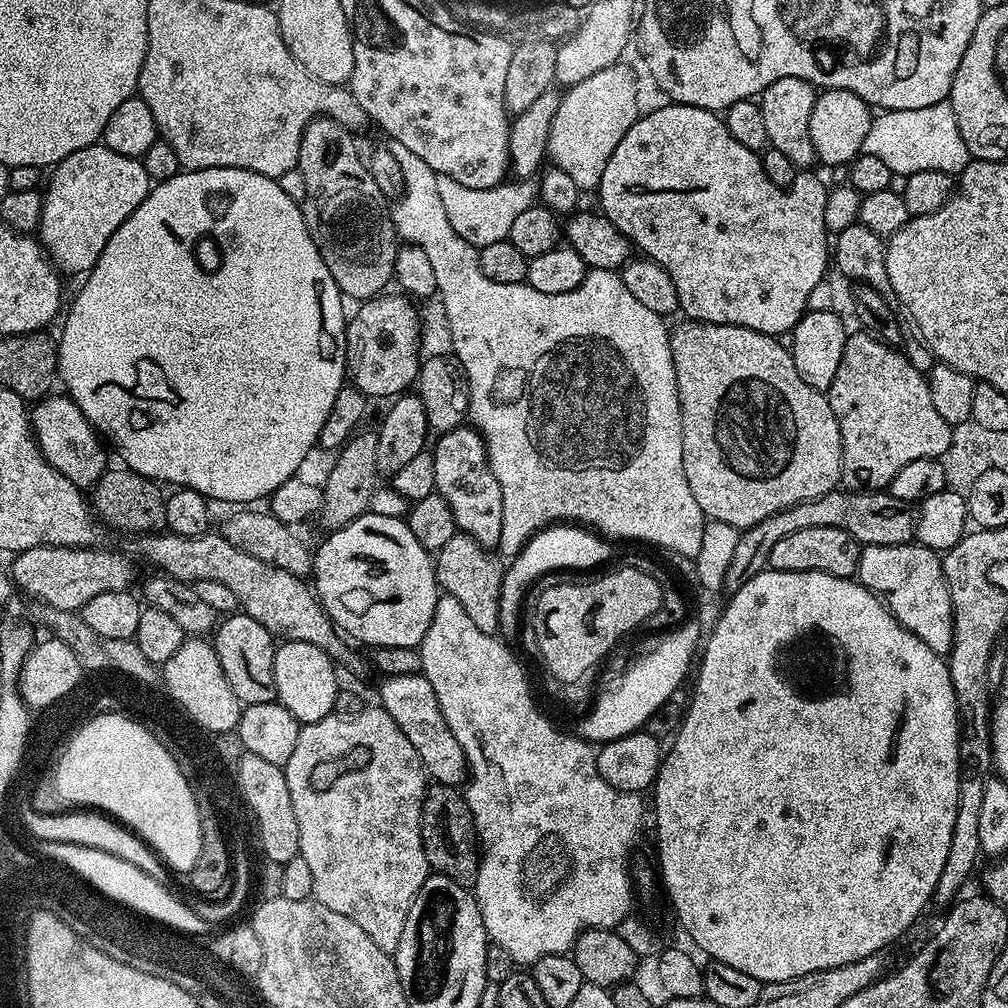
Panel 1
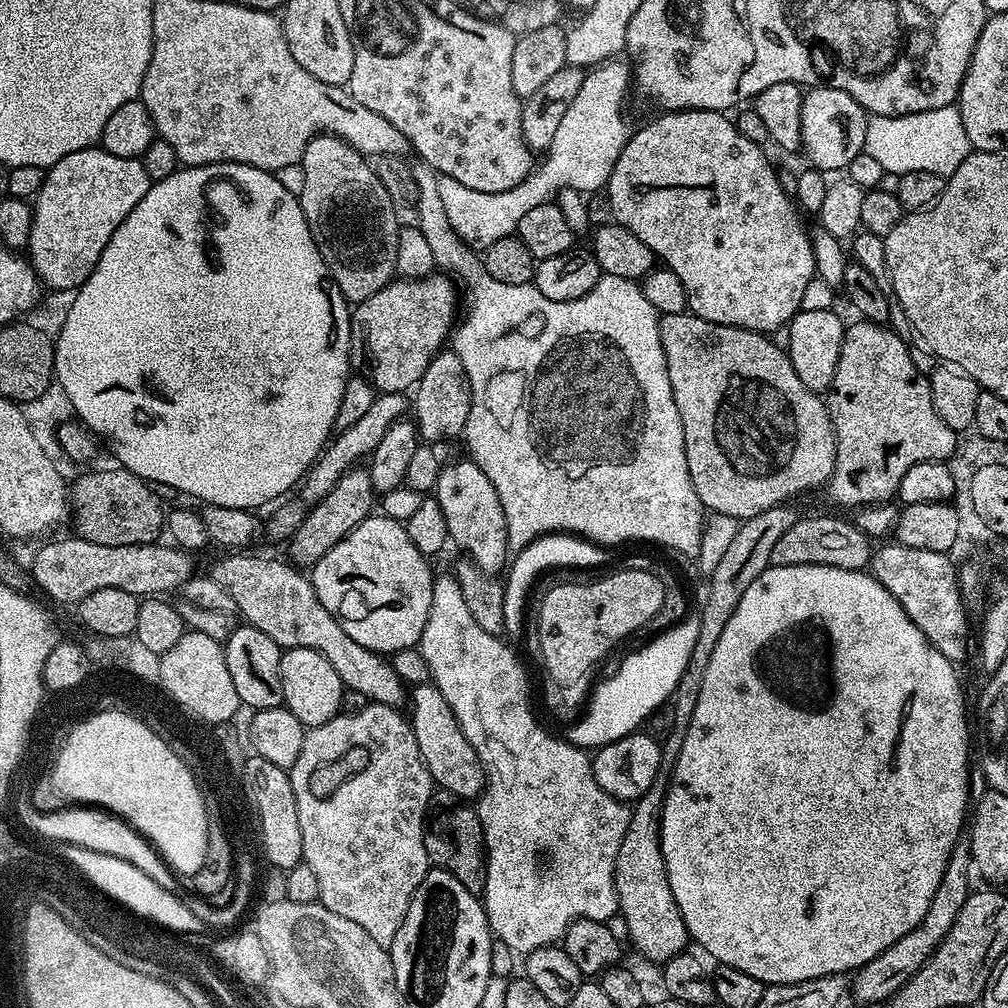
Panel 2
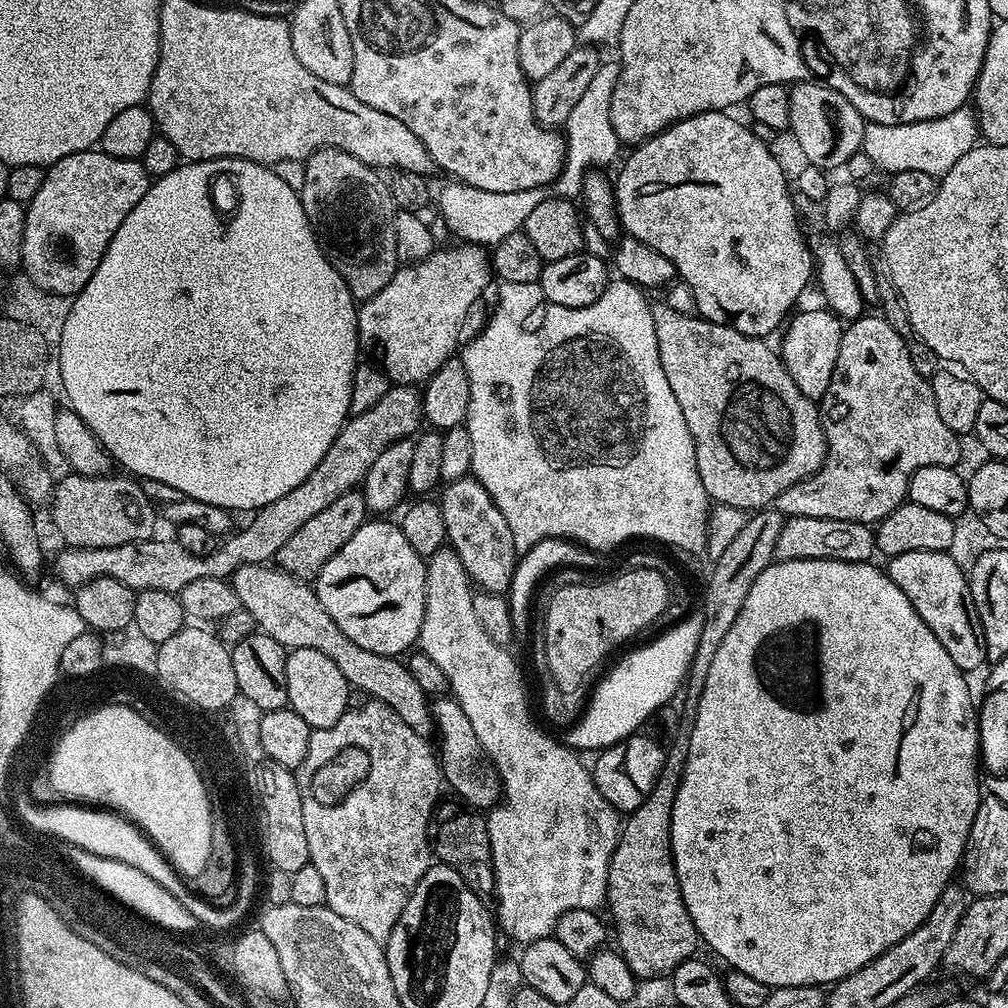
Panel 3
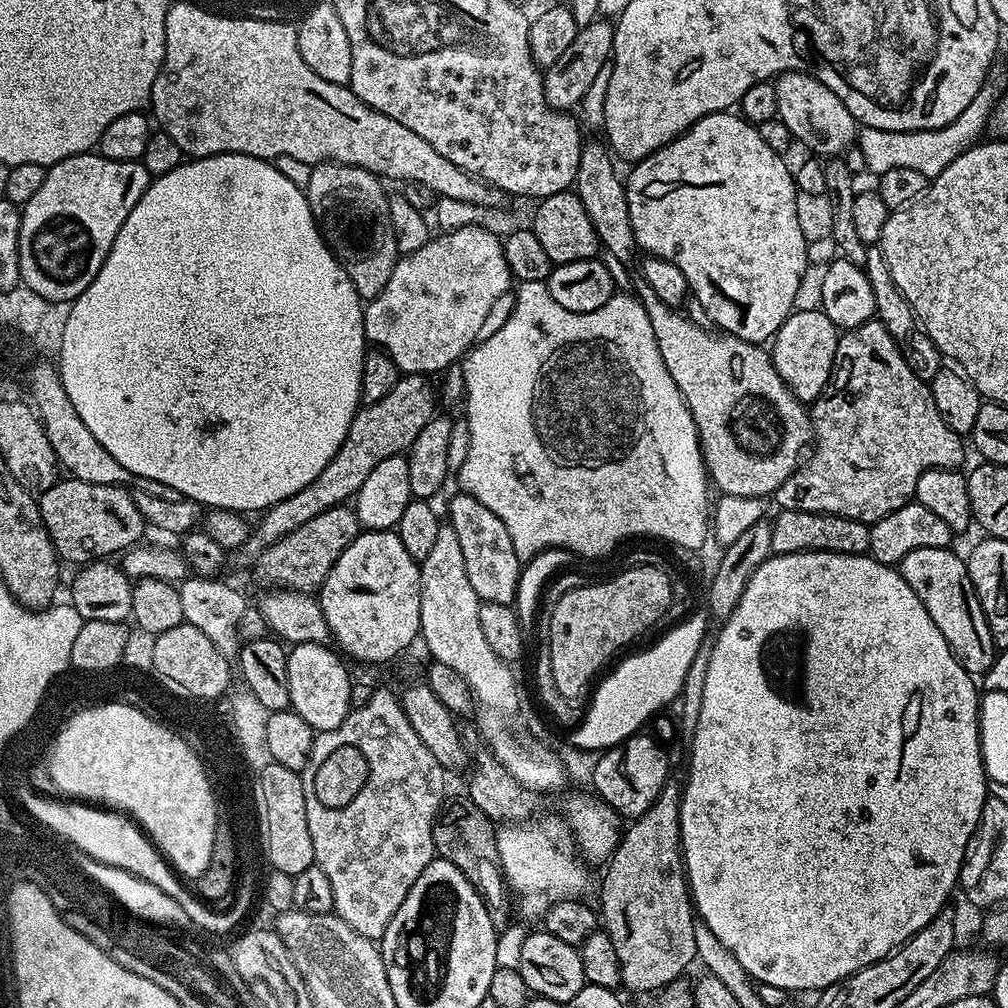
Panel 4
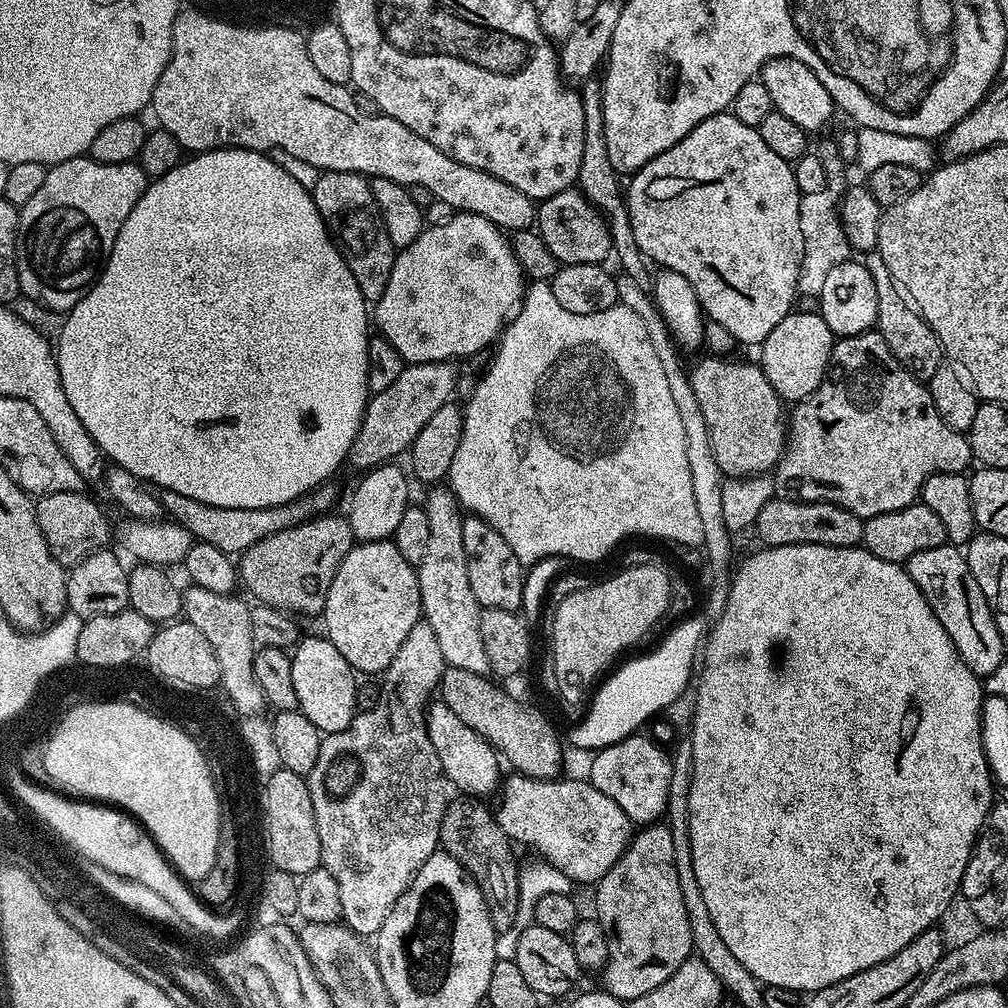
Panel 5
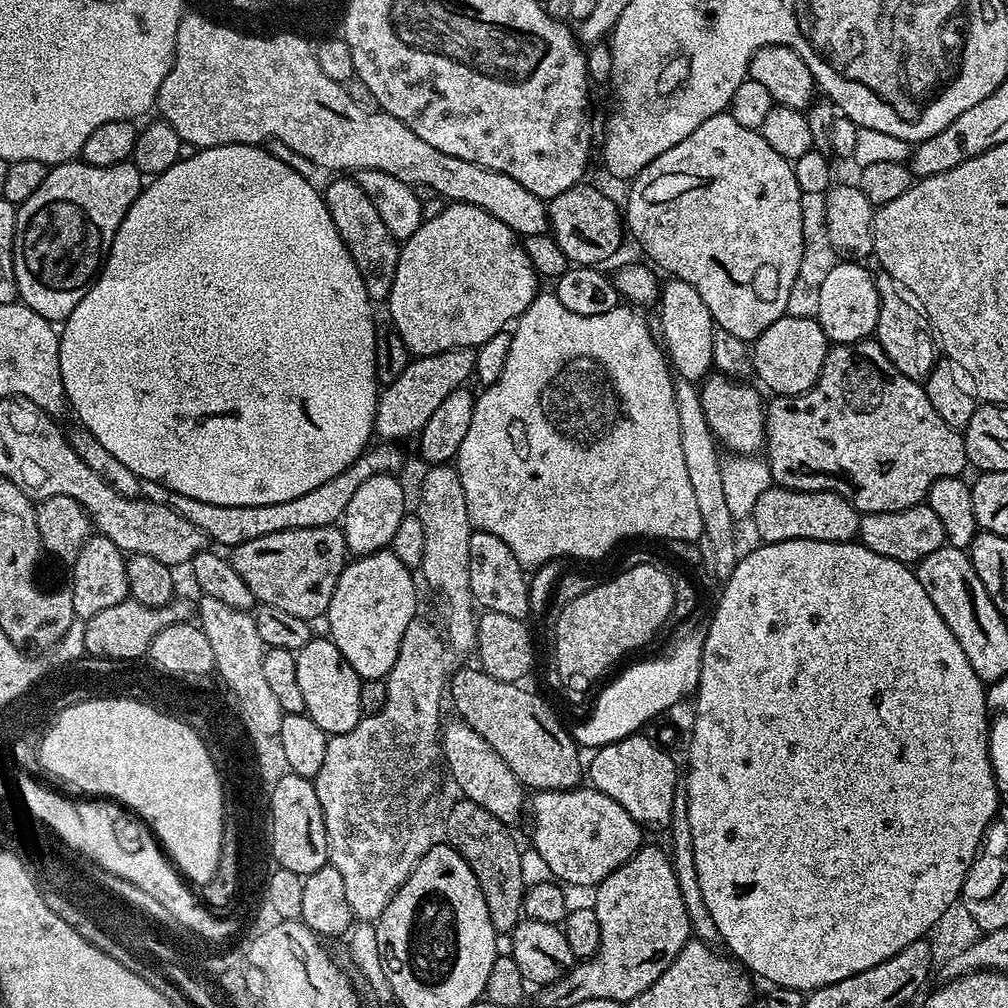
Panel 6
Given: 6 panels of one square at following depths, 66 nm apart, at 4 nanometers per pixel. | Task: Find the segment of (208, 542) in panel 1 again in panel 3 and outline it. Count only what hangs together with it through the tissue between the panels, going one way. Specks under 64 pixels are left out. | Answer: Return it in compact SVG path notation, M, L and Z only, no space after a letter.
M251 564L239 567L230 577L230 585L242 608L252 616L253 623L264 631L274 642L278 642L285 650L301 648L302 650L322 650L338 670L342 670L342 678L353 688L366 690L366 694L377 704L385 704L414 730L425 738L434 732L430 696L418 686L414 674L410 674L407 663L394 656L374 654L374 650L362 650L358 642L350 642L338 624L334 622L315 589L305 581L284 572L270 564Z

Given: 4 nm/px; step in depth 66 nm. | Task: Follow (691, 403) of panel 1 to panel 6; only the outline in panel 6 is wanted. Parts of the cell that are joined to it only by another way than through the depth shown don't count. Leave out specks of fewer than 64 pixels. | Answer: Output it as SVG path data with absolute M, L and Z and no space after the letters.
M712 374L699 385L702 410L712 435L732 454L756 454L765 447L764 414L765 401L751 388L751 383L731 380L729 376Z

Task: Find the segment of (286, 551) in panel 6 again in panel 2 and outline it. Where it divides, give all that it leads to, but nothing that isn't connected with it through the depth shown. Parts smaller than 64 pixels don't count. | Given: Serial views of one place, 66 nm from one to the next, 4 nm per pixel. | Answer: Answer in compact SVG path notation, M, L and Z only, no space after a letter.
M354 466L346 474L342 474L334 490L330 490L326 498L322 498L307 509L303 522L298 526L296 533L290 537L287 547L289 546L288 552L292 555L291 563L296 566L303 566L302 564L311 566L318 563L322 554L326 554L326 550L342 542L342 538L346 538L350 530L354 530L365 518L373 515L372 496L374 497L374 489L367 467Z

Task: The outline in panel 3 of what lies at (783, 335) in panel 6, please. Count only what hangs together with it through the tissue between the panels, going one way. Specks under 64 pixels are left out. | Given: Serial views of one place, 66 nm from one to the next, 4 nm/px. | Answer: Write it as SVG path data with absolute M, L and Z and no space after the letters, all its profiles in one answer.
M825 309L810 313L797 311L787 321L783 332L784 341L778 344L778 351L790 378L794 380L794 386L798 386L798 390L802 390L806 398L819 402L830 386L834 366L838 362L838 350L842 346L844 328L840 317L835 312Z

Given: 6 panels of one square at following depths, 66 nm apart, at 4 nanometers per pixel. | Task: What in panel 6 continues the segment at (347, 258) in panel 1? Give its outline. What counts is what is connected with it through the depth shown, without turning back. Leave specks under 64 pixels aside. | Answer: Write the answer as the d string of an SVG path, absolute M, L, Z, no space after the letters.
M355 178L330 181L328 185L323 185L322 195L346 250L350 250L350 258L354 258L354 266L358 266L358 274L362 274L366 294L374 302L387 301L394 286L394 274L398 270L400 244L392 237L390 230L386 230L378 210L374 210L374 202L366 198L366 190L362 190Z

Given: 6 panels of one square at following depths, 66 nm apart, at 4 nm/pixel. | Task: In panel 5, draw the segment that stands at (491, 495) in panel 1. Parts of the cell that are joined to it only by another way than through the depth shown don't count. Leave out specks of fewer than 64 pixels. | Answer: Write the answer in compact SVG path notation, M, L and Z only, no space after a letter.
M468 514L462 522L462 542L466 542L466 570L470 574L470 590L474 590L474 598L480 607L520 612L524 607L526 568L518 562L518 558L514 558L514 550L510 550L506 538L502 538L502 534L498 534L490 522Z

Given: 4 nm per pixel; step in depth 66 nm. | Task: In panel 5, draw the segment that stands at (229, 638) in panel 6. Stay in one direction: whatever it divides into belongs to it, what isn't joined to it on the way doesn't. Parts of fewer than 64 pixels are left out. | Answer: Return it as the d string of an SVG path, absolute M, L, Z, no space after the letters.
M189 585L183 591L184 607L182 609L185 619L202 630L210 646L214 648L214 655L220 658L223 665L220 678L227 680L230 698L238 704L242 710L258 710L261 705L267 705L262 686L259 685L253 666L253 654L256 643L253 638L253 630L250 627L250 606L236 594L219 594L214 590L207 590L196 585Z

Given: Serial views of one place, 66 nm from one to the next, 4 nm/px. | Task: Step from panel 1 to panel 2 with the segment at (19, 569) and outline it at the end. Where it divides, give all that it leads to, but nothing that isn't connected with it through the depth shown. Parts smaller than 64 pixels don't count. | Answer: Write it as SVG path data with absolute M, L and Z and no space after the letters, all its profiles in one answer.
M71 538L72 540L52 540L41 548L35 549L30 560L30 569L35 587L40 587L52 600L60 604L79 605L94 590L126 590L126 594L134 594L138 598L156 598L168 594L171 588L183 589L184 585L197 571L196 564L189 553L179 546L169 546L164 542L154 544L135 544L134 546L102 546L98 542Z

